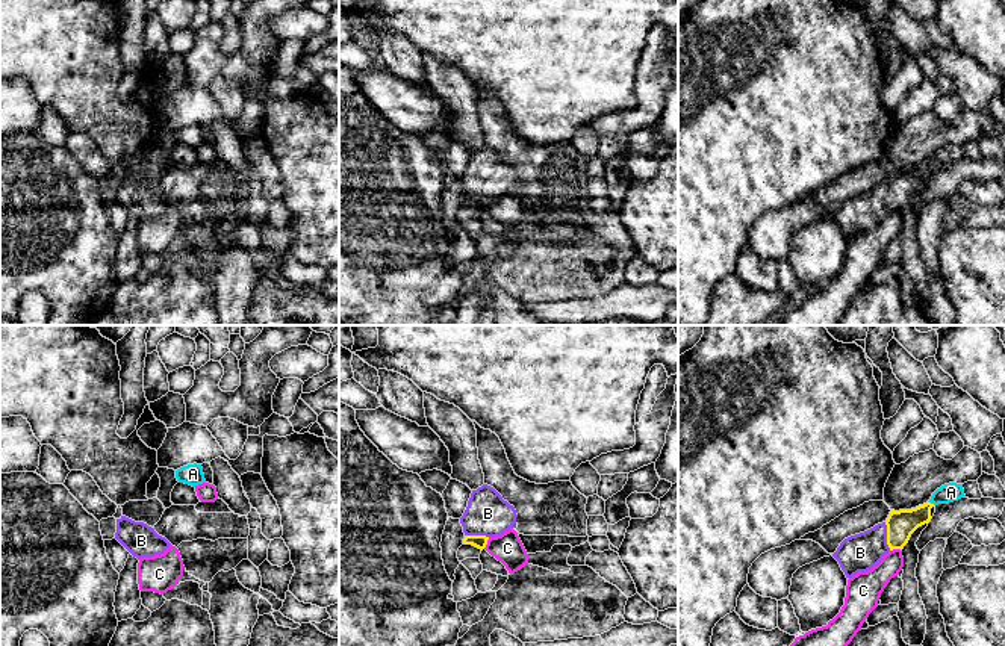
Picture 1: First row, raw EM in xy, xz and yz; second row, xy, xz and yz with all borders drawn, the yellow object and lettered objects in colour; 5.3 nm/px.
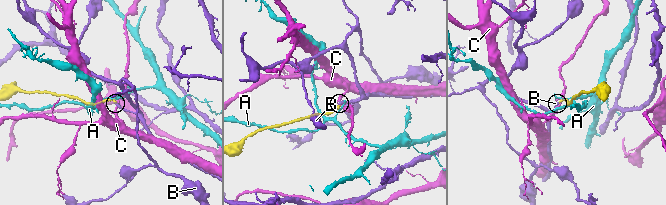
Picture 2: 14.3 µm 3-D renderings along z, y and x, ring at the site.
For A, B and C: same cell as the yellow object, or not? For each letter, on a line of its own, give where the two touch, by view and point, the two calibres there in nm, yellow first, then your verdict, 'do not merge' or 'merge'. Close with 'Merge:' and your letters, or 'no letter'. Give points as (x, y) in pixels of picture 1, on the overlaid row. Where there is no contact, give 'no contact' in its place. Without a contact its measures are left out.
A: meets yellow in yz at (933, 504); 150 nm thick on the yellow side, 100 nm on the other; do not merge
B: meets yellow in yz at (887, 536); 150 nm thick on the yellow side, 200 nm on the other; merge
C: meets yellow in xz at (486, 543); 70 nm thick on the yellow side, 160 nm on the other; do not merge
Merge: B

